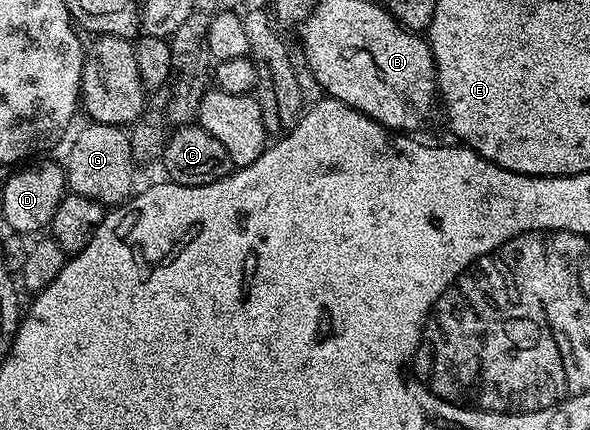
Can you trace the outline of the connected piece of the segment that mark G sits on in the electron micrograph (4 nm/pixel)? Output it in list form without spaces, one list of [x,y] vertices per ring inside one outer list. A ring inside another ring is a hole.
[[[91,122],[75,138],[65,161],[65,186],[70,193],[89,196],[115,208],[132,197],[131,190],[131,140],[126,129]]]

